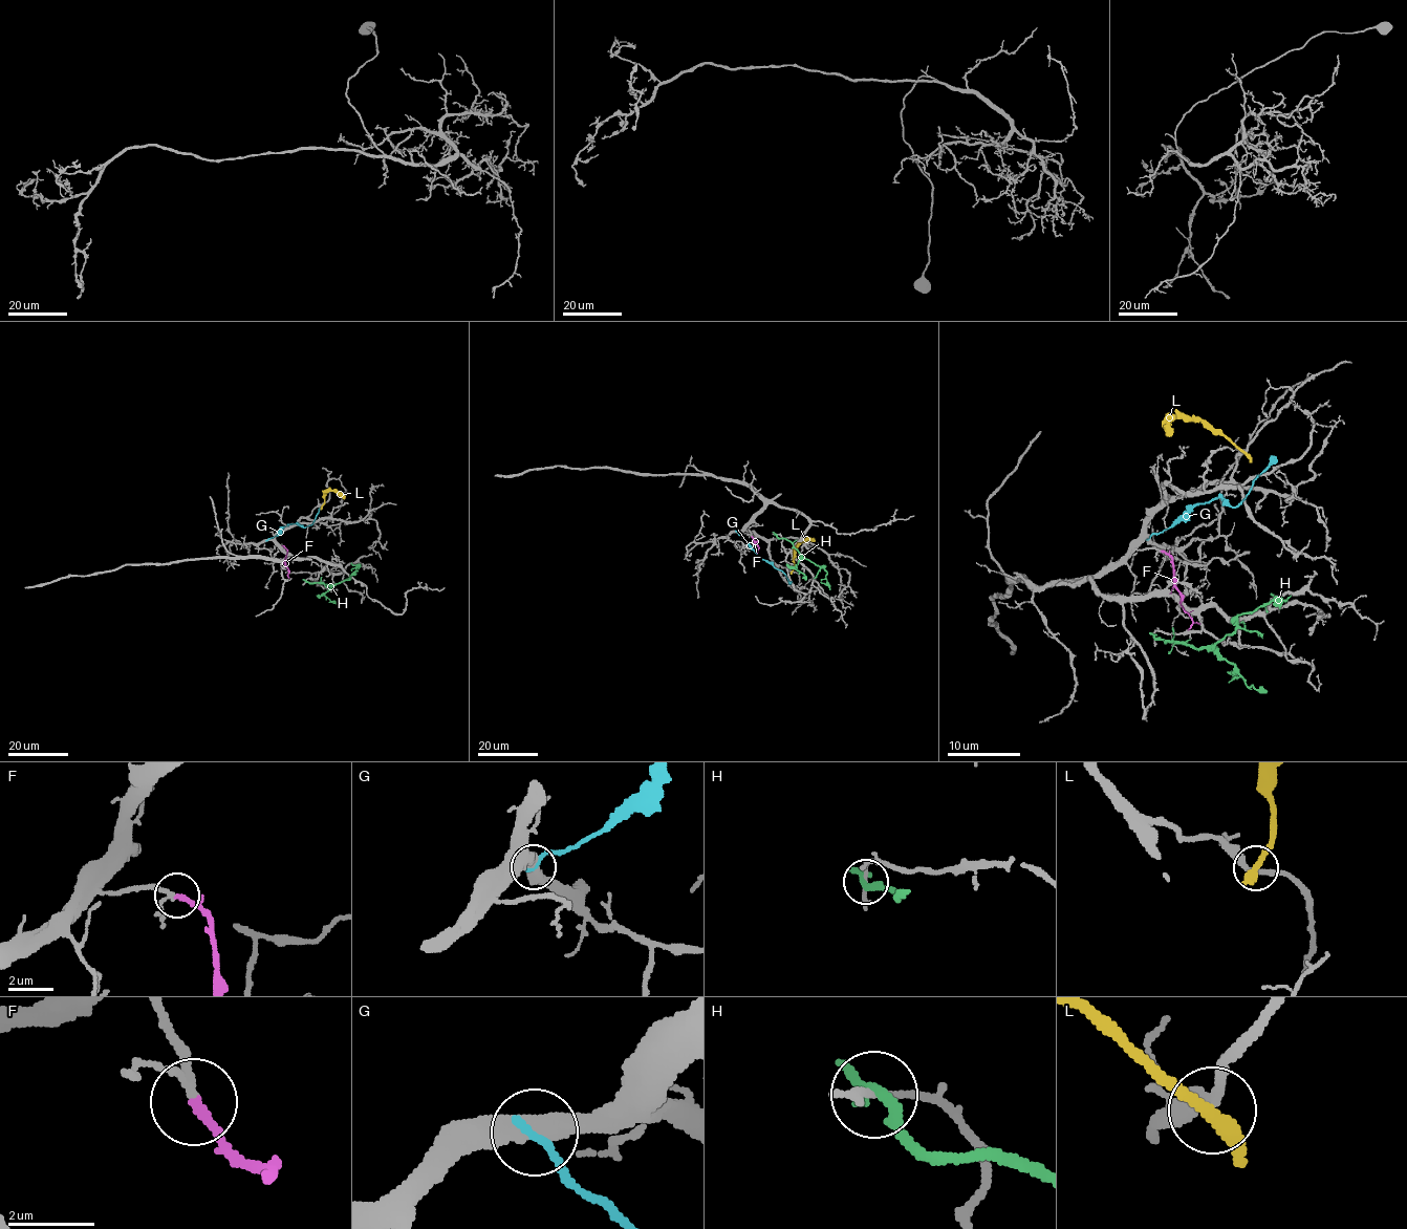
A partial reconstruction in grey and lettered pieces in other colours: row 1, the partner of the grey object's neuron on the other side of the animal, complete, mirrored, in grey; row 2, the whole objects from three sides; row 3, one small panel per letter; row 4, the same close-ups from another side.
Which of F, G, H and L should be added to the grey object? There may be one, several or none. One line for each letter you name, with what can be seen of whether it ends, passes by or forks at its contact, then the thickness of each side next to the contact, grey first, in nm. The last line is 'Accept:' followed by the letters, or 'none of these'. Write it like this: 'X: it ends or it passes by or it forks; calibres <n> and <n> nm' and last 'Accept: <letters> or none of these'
F: it ends; calibres 160 and 200 nm
Accept: F

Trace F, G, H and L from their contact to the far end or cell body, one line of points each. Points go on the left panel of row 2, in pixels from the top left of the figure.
F: (282, 545), (287, 552), (285, 563), (289, 578)
G: (267, 540), (289, 524), (300, 523), (304, 527), (311, 524), (322, 507)
H: (305, 581), (332, 585), (348, 580), (360, 563)
L: (322, 505), (324, 492), (336, 491), (345, 498)

